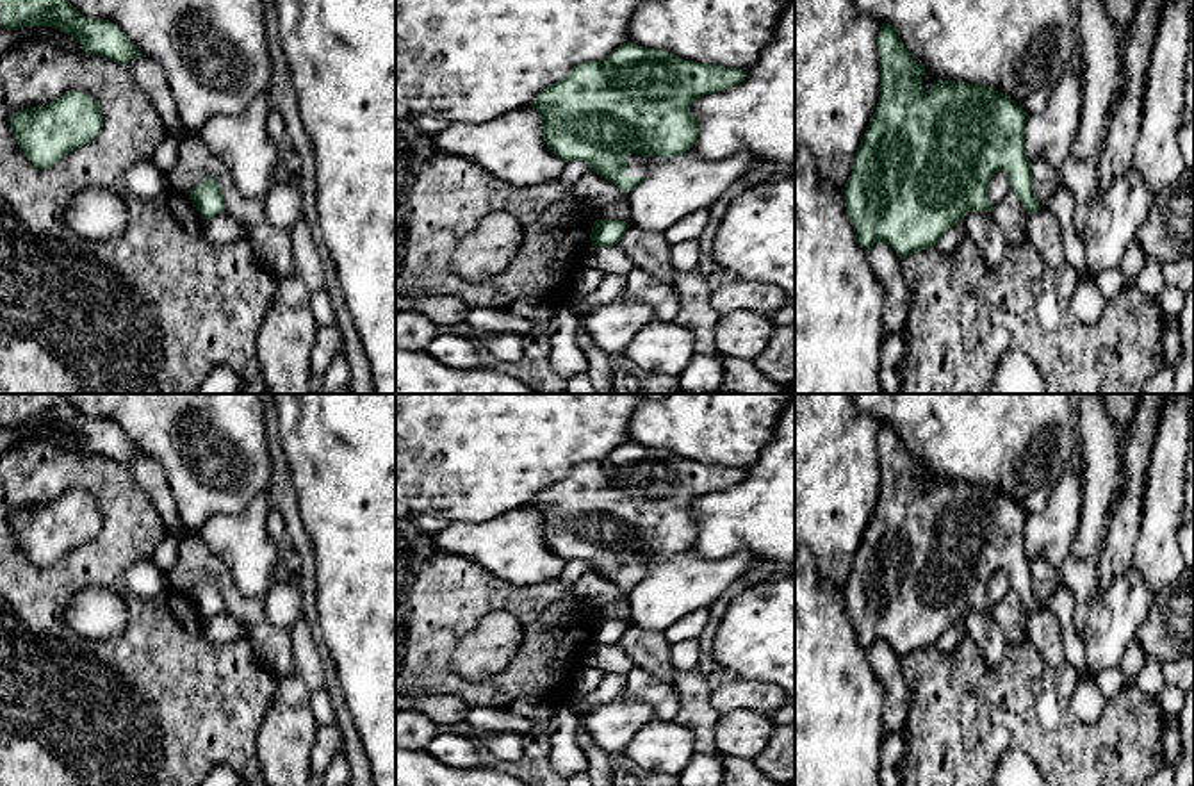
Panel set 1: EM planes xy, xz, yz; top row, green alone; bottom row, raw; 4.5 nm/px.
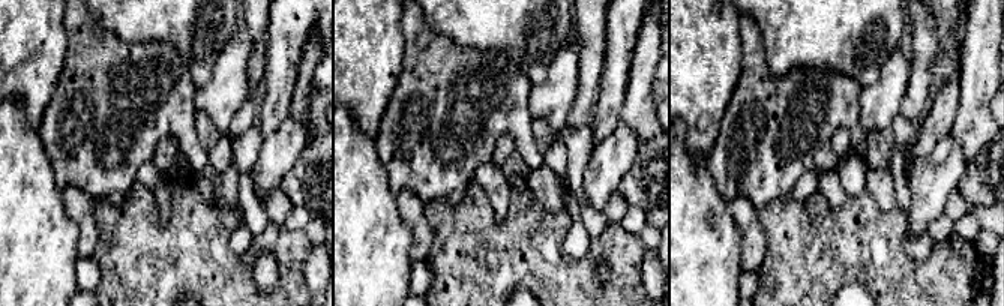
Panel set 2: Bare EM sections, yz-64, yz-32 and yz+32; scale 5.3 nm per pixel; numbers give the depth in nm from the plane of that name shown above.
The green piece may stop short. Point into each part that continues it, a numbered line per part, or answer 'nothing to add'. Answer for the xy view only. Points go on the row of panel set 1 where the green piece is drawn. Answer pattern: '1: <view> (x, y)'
nothing to add

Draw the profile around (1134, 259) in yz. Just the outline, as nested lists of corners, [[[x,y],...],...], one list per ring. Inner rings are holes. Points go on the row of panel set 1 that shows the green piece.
[[[1132,241],[1130,246],[1124,250],[1123,260],[1119,269],[1124,276],[1133,282],[1137,274],[1142,271],[1148,255],[1142,251],[1137,241]]]

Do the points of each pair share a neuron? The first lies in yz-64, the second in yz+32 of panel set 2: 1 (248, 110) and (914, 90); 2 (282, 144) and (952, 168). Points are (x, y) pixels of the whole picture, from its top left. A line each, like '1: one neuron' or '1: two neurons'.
1: one neuron
2: one neuron

